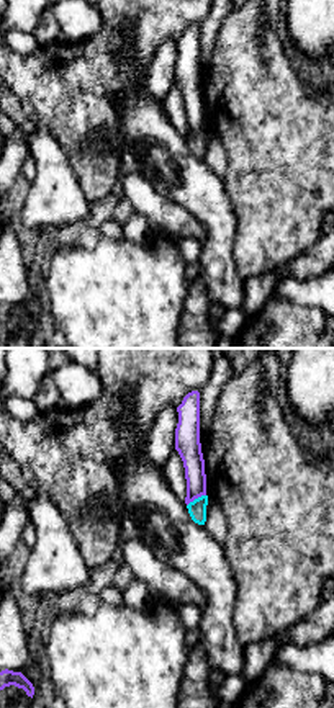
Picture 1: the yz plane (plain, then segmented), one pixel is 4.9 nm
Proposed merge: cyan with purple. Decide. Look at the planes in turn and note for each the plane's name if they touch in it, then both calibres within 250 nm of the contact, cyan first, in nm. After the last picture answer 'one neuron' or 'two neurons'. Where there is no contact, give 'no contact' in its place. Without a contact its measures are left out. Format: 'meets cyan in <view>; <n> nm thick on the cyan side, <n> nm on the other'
meets cyan in yz; 90 nm thick on the cyan side, 110 nm on the other

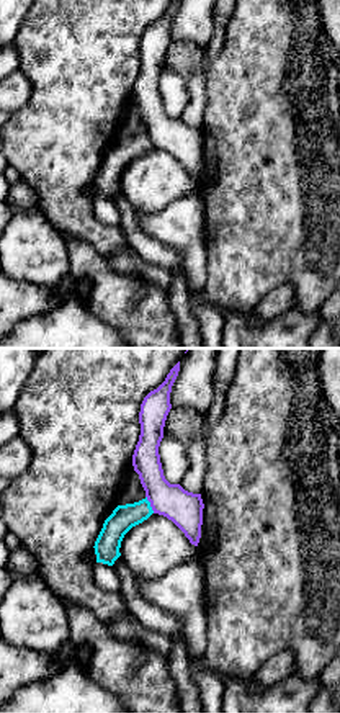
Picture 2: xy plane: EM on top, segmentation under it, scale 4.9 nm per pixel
meets cyan in xy; 120 nm thick on the cyan side, 180 nm on the other

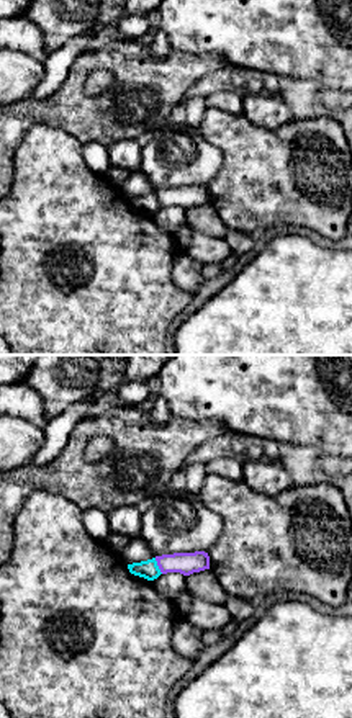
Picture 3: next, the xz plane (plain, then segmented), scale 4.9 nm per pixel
meets cyan in xz; 90 nm thick on the cyan side, 110 nm on the other

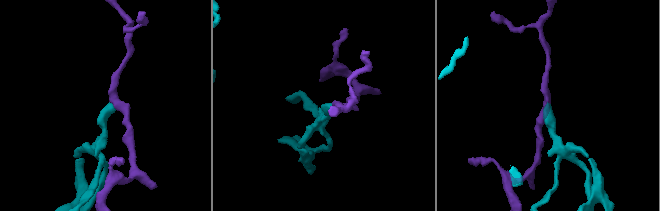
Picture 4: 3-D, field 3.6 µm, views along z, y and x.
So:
two neurons

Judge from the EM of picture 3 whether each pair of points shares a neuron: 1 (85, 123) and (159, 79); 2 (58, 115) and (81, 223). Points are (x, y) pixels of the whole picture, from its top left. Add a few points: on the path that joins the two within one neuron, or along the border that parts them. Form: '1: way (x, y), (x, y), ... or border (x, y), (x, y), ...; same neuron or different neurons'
1: way (77, 90), (77, 76), (92, 61), (126, 61); same neuron
2: border (23, 134), (36, 125), (58, 126), (81, 144); different neurons

